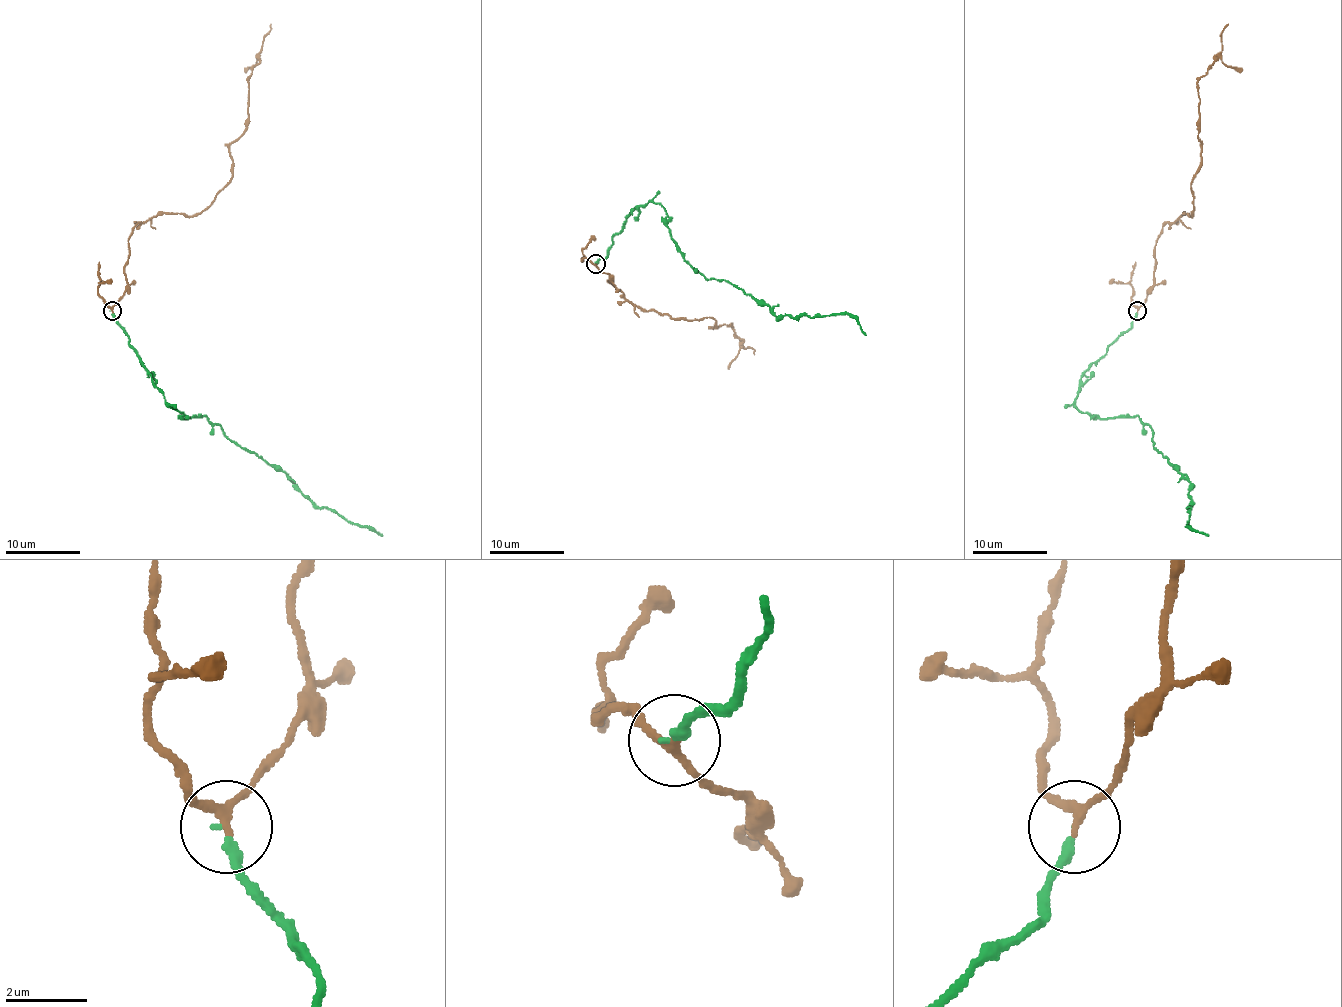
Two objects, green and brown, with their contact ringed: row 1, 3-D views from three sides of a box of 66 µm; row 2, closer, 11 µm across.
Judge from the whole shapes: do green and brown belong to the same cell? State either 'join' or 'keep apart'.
keep apart

